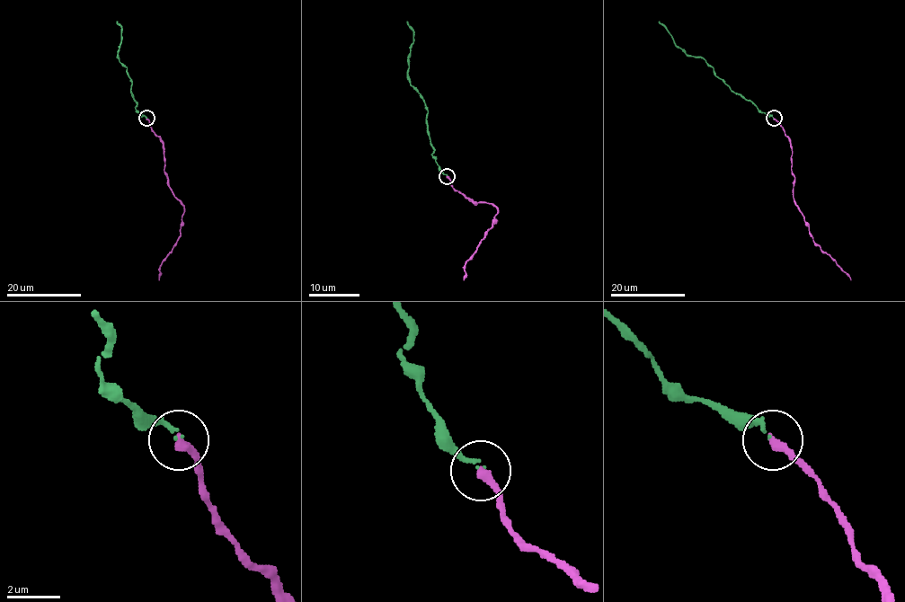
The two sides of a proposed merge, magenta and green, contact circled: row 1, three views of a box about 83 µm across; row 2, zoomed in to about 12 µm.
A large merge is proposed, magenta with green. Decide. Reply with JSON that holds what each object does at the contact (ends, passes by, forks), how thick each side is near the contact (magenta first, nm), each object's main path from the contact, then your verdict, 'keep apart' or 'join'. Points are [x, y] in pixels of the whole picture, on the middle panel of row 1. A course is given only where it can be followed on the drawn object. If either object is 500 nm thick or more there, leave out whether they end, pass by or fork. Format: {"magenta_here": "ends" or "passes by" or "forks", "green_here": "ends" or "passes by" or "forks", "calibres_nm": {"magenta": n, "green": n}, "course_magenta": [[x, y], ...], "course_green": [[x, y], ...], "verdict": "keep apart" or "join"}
{"magenta_here": "ends", "green_here": "ends", "calibres_nm": {"magenta": 340, "green": 120}, "course_magenta": [[447, 176], [450, 184], [475, 205], [491, 203], [497, 208], [489, 228], [468, 259], [463, 280]], "course_green": [[447, 176], [431, 154], [434, 148], [430, 144], [428, 108], [407, 77], [412, 30], [406, 21]], "verdict": "join"}

